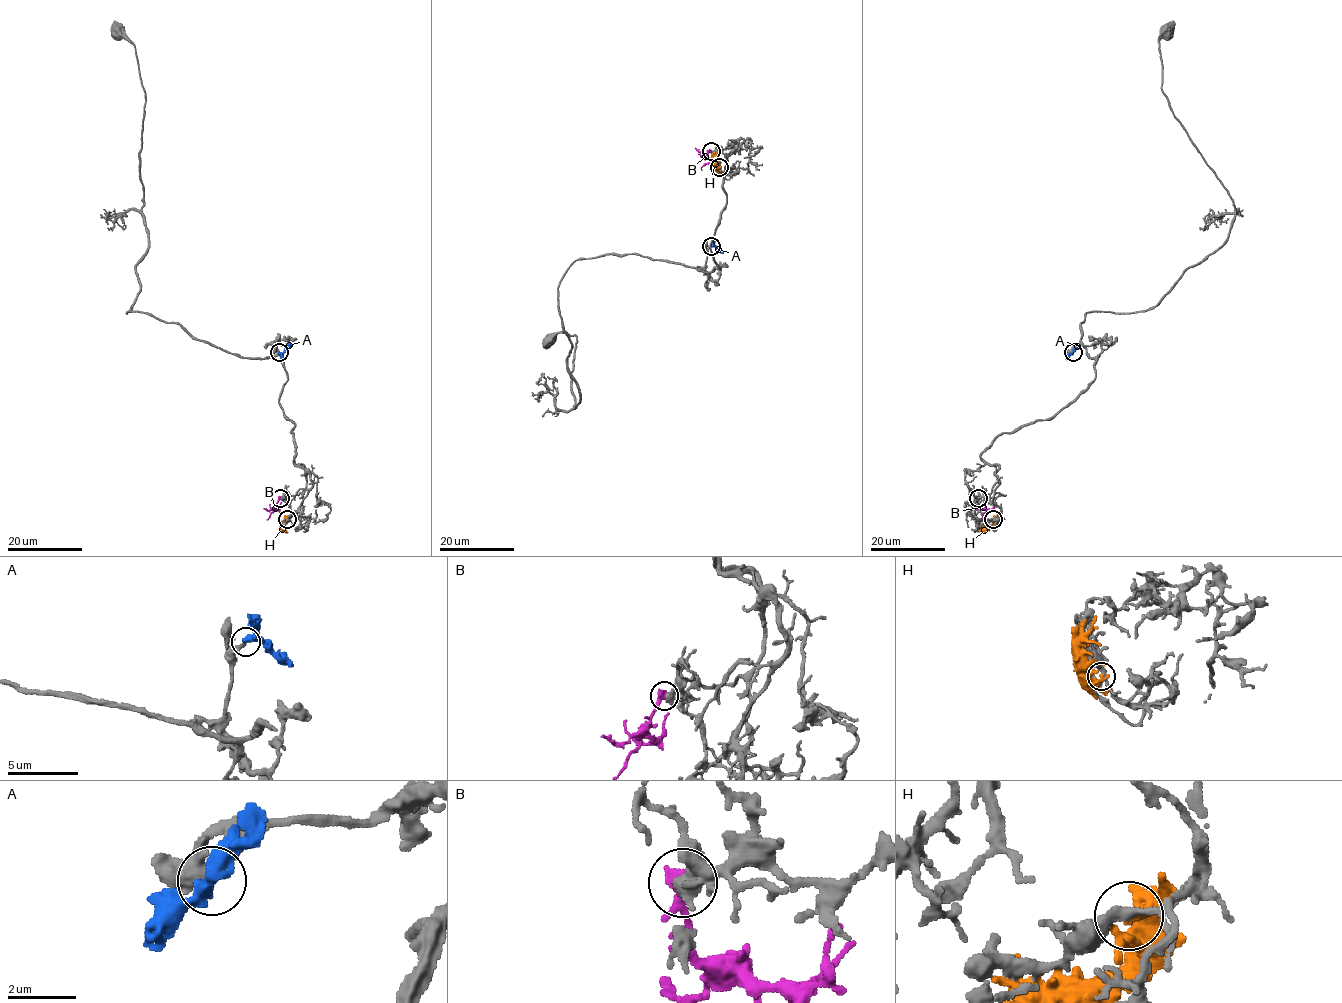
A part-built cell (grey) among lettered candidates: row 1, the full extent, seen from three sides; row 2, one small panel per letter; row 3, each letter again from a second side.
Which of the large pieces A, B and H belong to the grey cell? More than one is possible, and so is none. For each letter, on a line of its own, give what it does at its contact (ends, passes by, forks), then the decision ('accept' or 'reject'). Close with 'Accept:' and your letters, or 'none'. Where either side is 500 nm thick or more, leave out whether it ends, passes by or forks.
A: it passes by; accept
B: reject
H: it passes by; reject
Accept: A

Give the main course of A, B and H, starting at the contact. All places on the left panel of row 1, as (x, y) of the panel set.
A: (279, 352), (283, 353), (291, 343)
B: (280, 498), (275, 510), (270, 504)
H: (287, 518), (283, 526), (286, 531)

